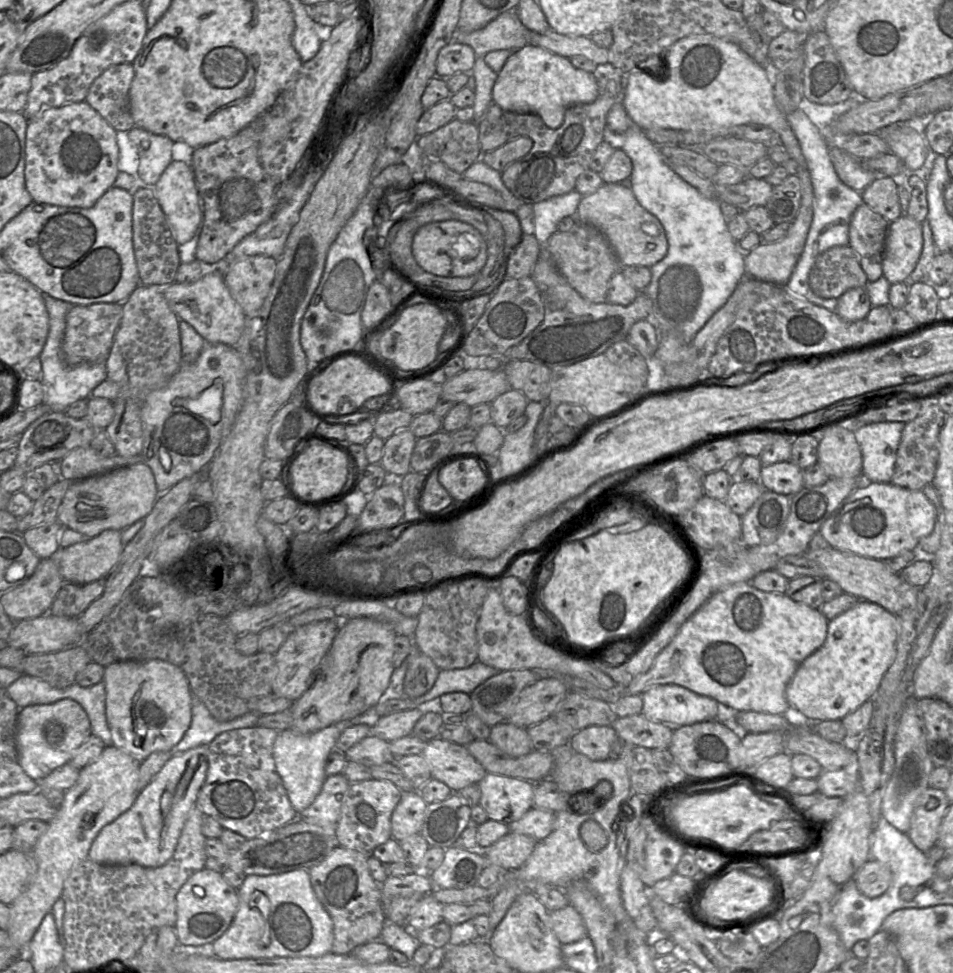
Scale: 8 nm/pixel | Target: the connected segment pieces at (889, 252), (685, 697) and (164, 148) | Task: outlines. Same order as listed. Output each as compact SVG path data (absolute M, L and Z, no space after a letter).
M905 213L889 223L882 260L883 277L890 285L907 282L923 246L922 224Z
M675 684L654 685L641 695L641 714L650 721L673 727L717 720L724 707L713 698Z
M139 127L128 131L139 154L138 175L147 187L153 187L172 161L173 141Z

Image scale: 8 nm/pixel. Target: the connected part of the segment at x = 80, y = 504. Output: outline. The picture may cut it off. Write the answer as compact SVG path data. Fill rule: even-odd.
M145 463L119 467L109 472L72 482L58 508L57 521L93 538L107 529L123 530L144 519L152 510L159 493L151 468Z

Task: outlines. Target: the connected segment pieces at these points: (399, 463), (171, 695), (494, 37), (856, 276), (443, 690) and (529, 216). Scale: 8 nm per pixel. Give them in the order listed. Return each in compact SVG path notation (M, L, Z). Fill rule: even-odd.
M409 429L397 431L385 440L380 464L393 479L399 479L410 469L410 459L417 438Z
M127 660L105 667L106 719L112 744L138 761L157 751L173 752L192 720L192 692L183 670L167 661Z
M507 11L488 23L484 28L465 32L457 30L451 42L473 48L476 57L495 50L518 50L530 44L530 30L520 21L515 11Z
M835 246L820 254L809 275L815 295L838 299L850 289L868 284L857 253L850 246Z
M478 660L466 668L440 670L433 687L422 696L412 700L420 705L450 692L463 692L470 695L480 684L499 672Z
M576 190L533 205L522 202L517 209L524 233L533 234L541 246L545 246L549 238L558 231L560 221L568 216L575 216L583 196ZM531 223L534 227L531 228Z

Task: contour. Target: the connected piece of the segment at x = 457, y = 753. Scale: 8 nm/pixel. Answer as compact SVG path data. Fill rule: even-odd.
M440 737L427 742L422 756L429 765L432 778L446 784L453 793L479 783L487 774L466 746Z

